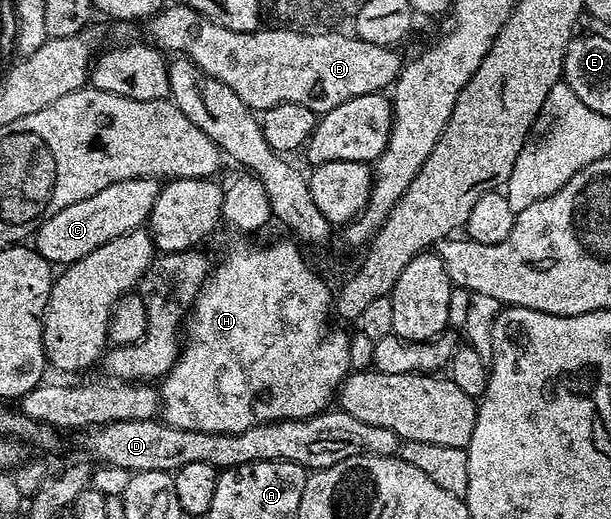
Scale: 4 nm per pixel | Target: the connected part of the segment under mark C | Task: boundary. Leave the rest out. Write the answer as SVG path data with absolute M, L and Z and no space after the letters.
M129 178L109 185L49 218L34 235L34 248L53 265L68 265L81 260L107 241L142 226L154 208L160 188L160 182L154 178Z

